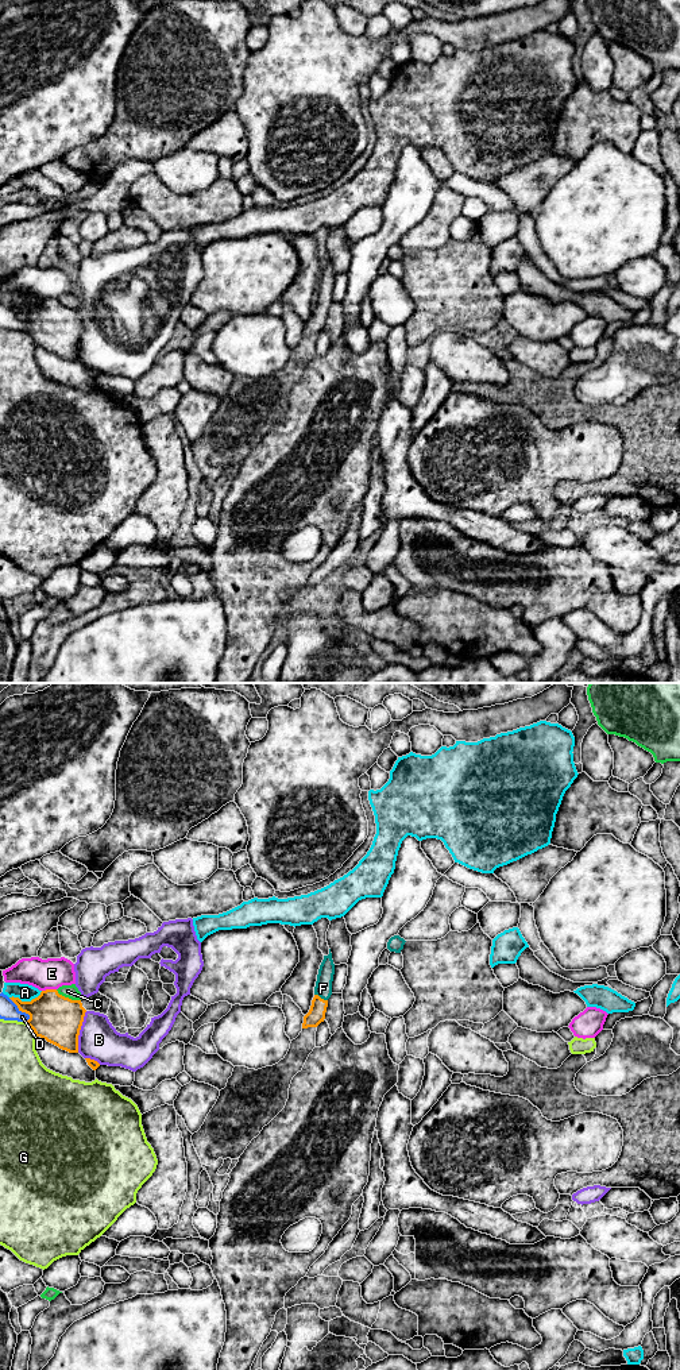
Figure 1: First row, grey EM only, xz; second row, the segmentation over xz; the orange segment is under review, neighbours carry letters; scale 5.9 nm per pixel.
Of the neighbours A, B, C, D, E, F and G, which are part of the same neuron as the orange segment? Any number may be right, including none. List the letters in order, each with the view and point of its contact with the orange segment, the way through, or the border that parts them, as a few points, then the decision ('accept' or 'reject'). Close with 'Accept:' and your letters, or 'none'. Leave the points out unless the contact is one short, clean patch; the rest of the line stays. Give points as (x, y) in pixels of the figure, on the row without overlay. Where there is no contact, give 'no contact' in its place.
A: contact xz (26, 311); reject
B: contact xz (78, 340); reject
C: contact xz (68, 307); reject
D: contact xz (22, 320); reject
E: contact xz (49, 298); reject
F: contact xz (320, 307); way xz (316, 324), (320, 307), (323, 297); accept
G: contact xz (33, 338); reject
Accept: F

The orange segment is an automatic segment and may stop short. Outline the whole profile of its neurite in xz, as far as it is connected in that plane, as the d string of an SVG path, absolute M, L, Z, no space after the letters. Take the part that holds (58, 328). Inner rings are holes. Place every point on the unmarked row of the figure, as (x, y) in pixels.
M57 298L42 300L31 310L9 306L19 320L30 324L27 333L36 346L69 362L78 362L78 344L86 319L81 309L72 309Z

